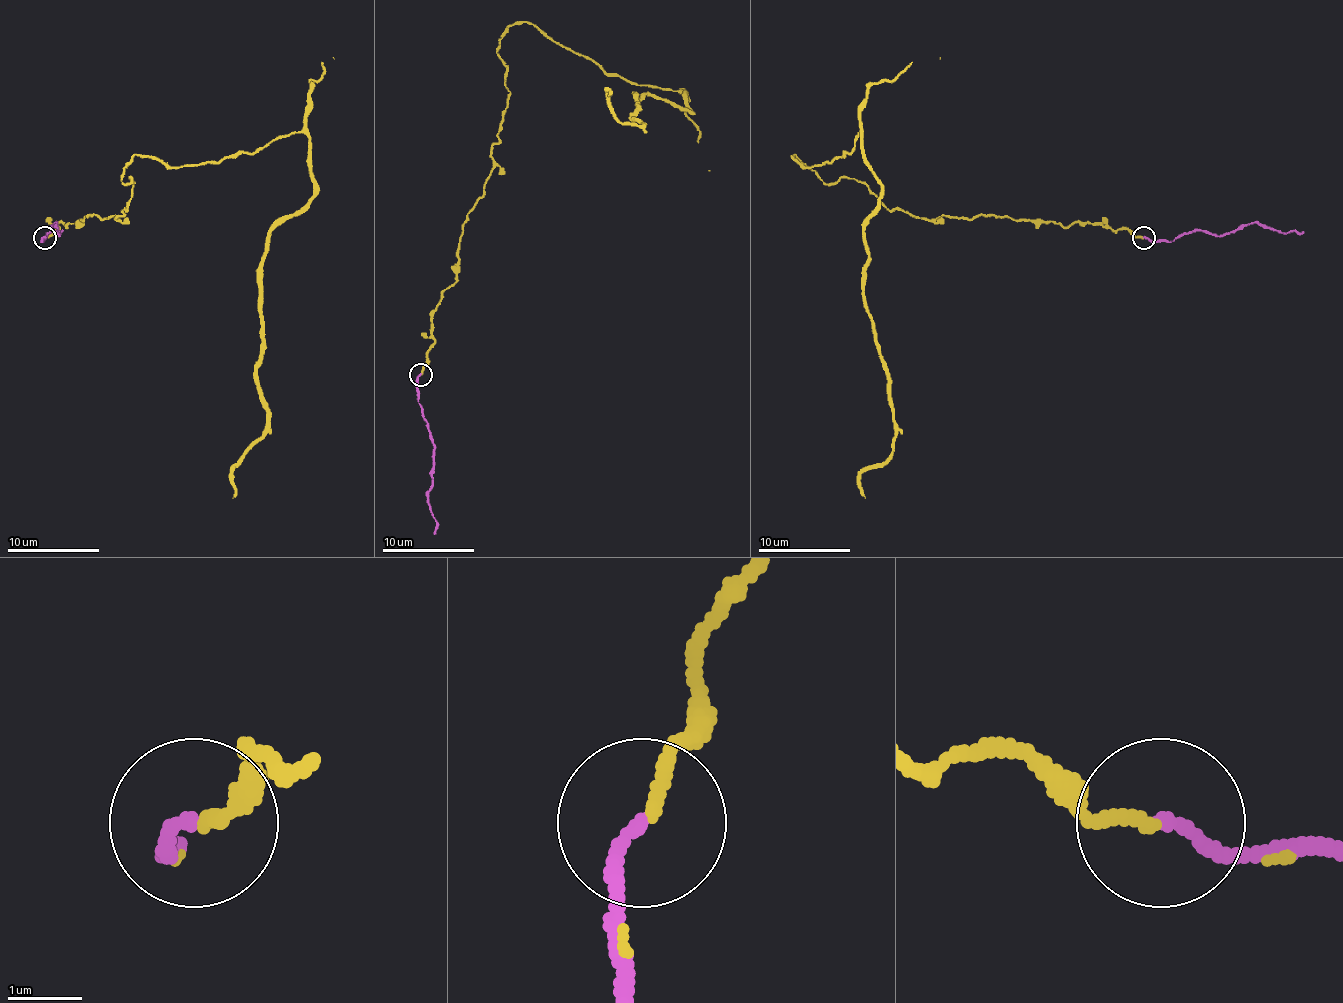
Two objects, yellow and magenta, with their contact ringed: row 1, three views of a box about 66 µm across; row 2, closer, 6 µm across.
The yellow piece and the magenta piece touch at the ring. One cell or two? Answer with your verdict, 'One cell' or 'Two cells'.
One cell

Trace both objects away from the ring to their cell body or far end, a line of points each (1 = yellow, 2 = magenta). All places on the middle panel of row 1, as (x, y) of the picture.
1: (422, 375), (498, 140), (498, 38), (530, 22), (689, 112), (636, 94), (641, 126), (622, 124), (609, 96)
2: (420, 375), (417, 400), (429, 428), (433, 453), (429, 504), (436, 520), (433, 534)

